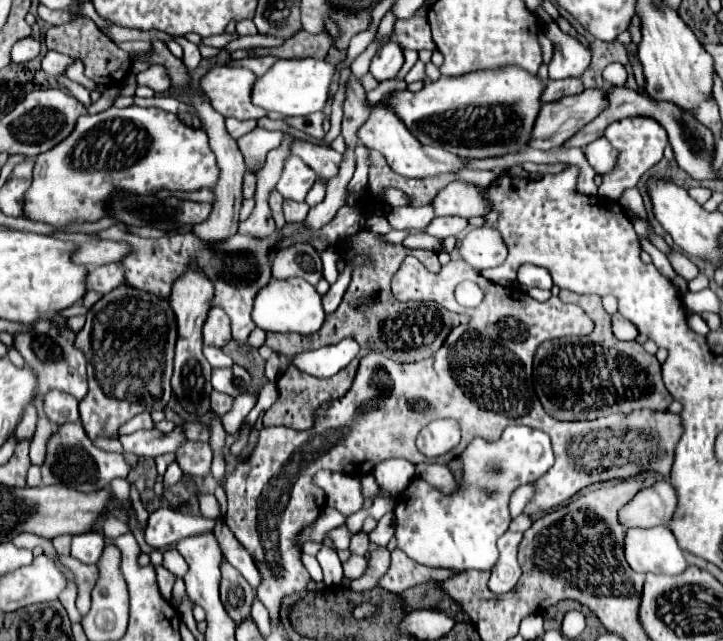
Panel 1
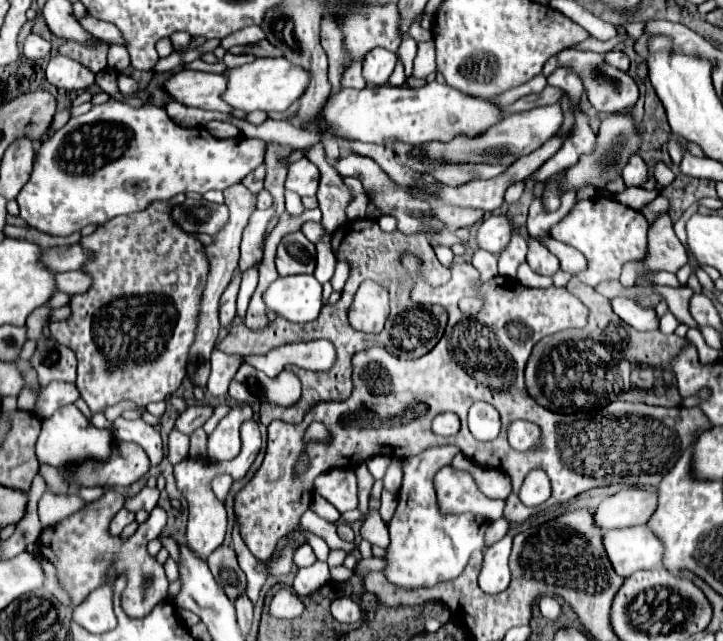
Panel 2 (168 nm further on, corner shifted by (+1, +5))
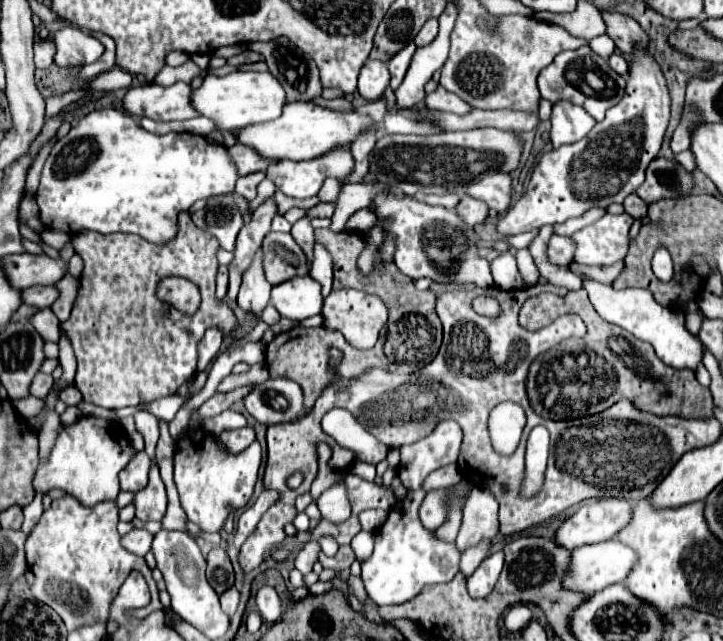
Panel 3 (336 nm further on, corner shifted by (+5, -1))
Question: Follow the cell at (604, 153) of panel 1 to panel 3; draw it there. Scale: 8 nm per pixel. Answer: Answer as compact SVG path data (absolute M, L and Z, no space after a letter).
M654 159L646 169L644 183L636 189L636 195L646 203L658 199L676 199L686 197L692 187L692 175L684 171L676 161Z

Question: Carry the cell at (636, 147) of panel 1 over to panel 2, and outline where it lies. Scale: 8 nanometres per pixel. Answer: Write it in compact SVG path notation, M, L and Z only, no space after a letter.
M566 49L566 51L562 51L562 53L554 55L554 57L550 57L550 59L546 61L542 73L548 77L548 75L550 75L552 71L556 71L558 67L572 69L572 71L582 79L584 91L586 91L586 85L596 85L594 91L592 91L590 103L592 103L592 107L598 109L598 111L608 111L608 113L626 111L626 109L630 109L630 107L636 103L636 99L638 99L638 85L636 85L636 81L634 81L628 73L624 73L624 71L612 67L612 65L606 65L604 55L600 55L600 53L580 51L580 49Z

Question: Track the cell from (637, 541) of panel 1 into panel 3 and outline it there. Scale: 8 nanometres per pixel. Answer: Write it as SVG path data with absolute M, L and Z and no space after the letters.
M618 539L594 543L594 545L582 545L572 551L572 561L570 561L570 575L564 579L566 589L574 589L580 593L596 593L606 589L608 585L622 583L630 575L630 569L638 563L638 555L628 547L622 545Z

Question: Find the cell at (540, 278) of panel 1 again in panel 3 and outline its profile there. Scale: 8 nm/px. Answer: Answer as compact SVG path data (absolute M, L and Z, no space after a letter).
M552 235L546 255L552 265L570 265L570 261L574 259L574 243L568 237Z

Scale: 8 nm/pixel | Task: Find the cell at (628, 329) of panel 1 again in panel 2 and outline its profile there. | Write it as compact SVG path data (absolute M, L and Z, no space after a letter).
M614 297L610 301L612 311L630 327L636 331L658 331L660 329L660 317L652 307L642 307L640 303L624 297Z

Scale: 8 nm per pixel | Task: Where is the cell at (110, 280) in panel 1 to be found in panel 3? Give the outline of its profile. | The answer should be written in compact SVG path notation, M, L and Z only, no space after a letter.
M34 285L30 289L24 289L22 299L28 305L36 305L36 307L52 307L52 303L58 299L60 291L52 285Z

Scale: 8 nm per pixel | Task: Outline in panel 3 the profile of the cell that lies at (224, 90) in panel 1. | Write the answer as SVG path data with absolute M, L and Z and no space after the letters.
M178 81L170 87L162 87L162 85L154 85L154 83L144 83L144 85L138 85L138 87L132 87L126 97L124 97L124 109L128 113L134 113L134 115L144 115L144 117L150 117L154 121L186 121L186 119L194 119L198 117L200 113L194 109L192 101L192 87L184 81Z

